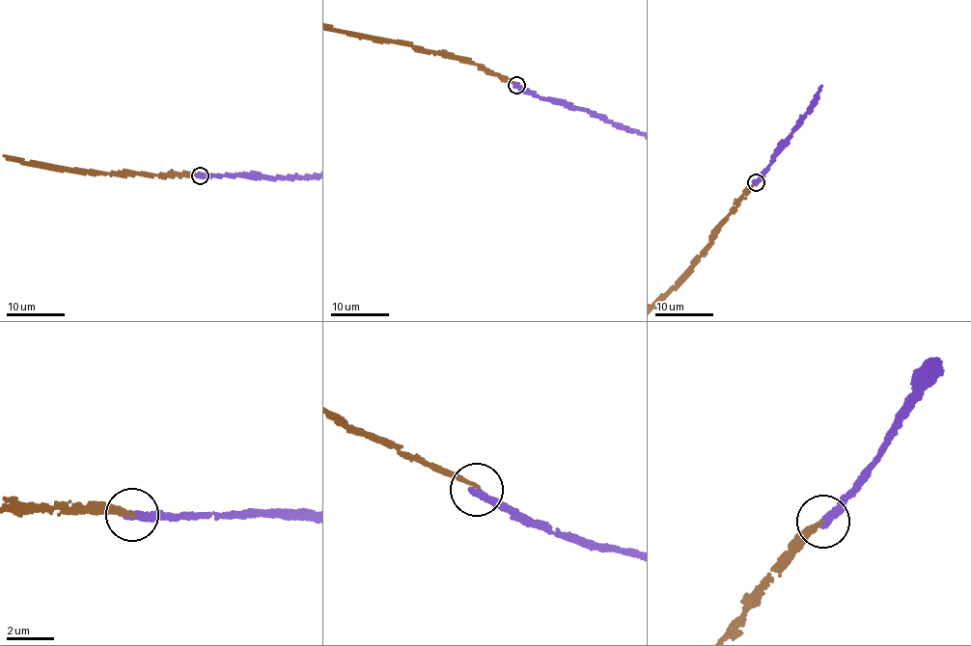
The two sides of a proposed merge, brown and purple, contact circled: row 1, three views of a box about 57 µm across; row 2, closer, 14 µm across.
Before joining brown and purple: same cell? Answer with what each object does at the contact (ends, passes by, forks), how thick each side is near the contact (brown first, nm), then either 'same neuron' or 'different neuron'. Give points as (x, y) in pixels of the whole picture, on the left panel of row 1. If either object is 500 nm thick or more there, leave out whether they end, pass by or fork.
brown ends there; purple ends there; 190 nm thick on the brown side, 360 nm on the other; different neuron

